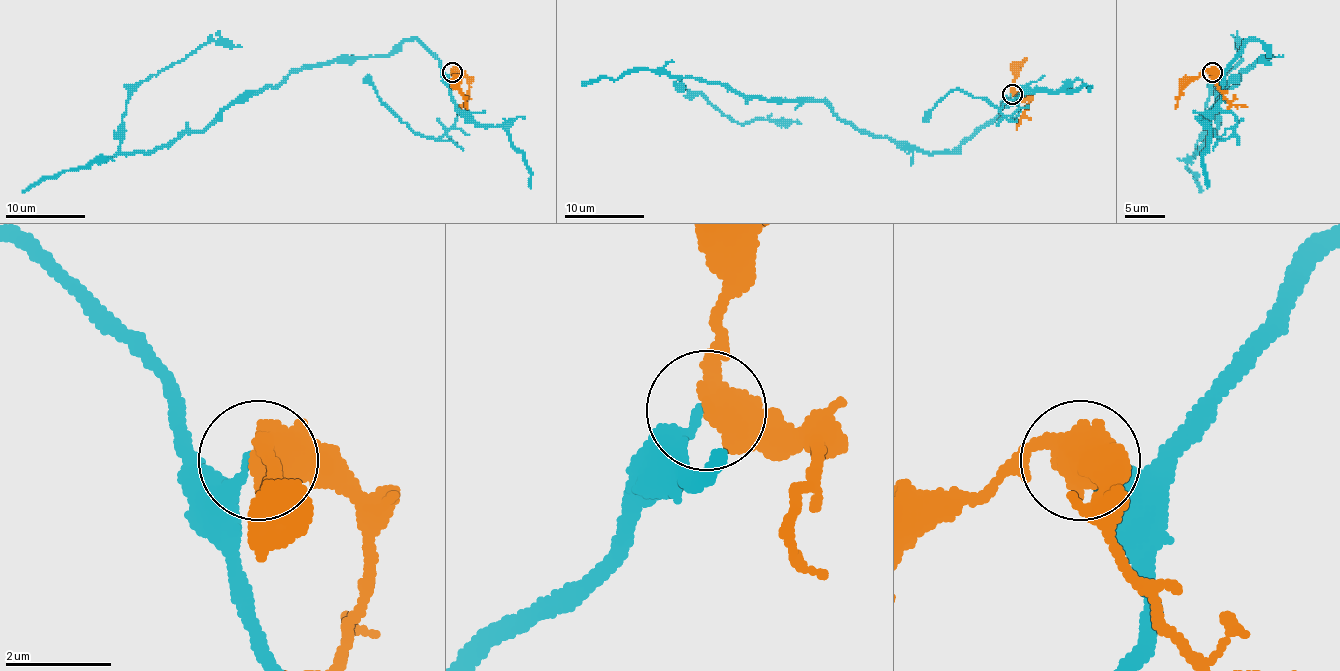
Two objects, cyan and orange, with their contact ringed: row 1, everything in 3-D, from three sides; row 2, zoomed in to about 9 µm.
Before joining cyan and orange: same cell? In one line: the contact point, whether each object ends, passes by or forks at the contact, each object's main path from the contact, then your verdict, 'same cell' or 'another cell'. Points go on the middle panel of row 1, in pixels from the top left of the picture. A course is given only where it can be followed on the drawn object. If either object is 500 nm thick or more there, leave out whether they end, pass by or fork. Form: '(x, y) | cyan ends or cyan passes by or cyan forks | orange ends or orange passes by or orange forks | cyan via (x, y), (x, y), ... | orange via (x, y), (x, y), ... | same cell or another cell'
(1012, 94) | cyan via (1010, 94), (953, 151), (923, 153), (861, 133), (825, 102), (743, 98), (680, 78), (739, 123), (801, 123) | orange via (1012, 94), (1020, 94), (1028, 100), (1016, 129) | another cell

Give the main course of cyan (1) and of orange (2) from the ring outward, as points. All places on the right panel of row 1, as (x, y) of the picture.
1: (1211, 73), (1251, 39), (1271, 57), (1219, 89), (1215, 130), (1197, 152), (1209, 85), (1241, 47)
2: (1211, 73), (1217, 89), (1233, 105), (1247, 107)

